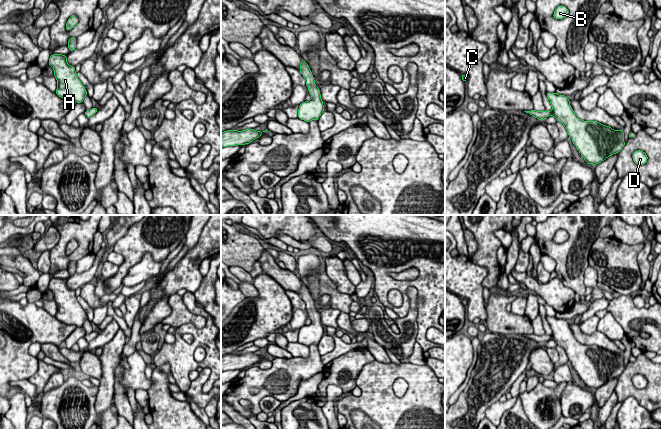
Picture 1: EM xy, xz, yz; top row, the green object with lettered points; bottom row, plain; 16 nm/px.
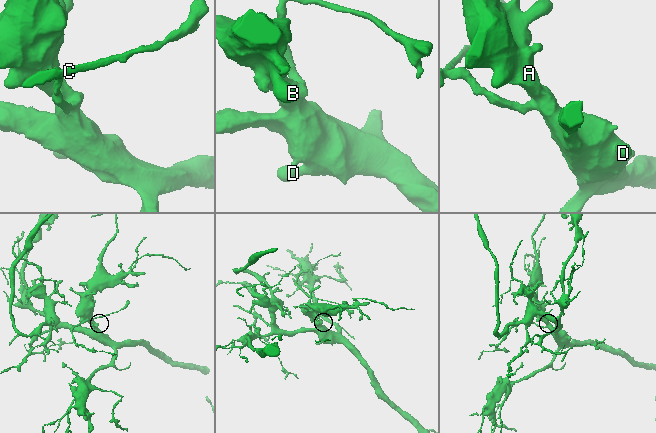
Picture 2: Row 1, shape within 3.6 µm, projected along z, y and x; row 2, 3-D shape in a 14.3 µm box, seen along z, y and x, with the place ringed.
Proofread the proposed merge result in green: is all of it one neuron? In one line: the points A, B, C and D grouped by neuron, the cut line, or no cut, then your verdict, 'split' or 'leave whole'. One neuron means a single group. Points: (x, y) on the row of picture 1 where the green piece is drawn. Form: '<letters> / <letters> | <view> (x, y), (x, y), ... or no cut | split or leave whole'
A B C D | no cut | leave whole

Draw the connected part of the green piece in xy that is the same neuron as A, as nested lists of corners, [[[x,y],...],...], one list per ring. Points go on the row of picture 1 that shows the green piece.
[[[50,55],[48,64],[53,68],[57,80],[55,93],[65,100],[83,103],[88,93],[77,77],[75,66],[67,63],[67,55]]]

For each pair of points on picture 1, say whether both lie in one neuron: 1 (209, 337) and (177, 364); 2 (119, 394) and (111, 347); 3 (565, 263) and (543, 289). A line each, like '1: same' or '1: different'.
1: same
2: different
3: different

